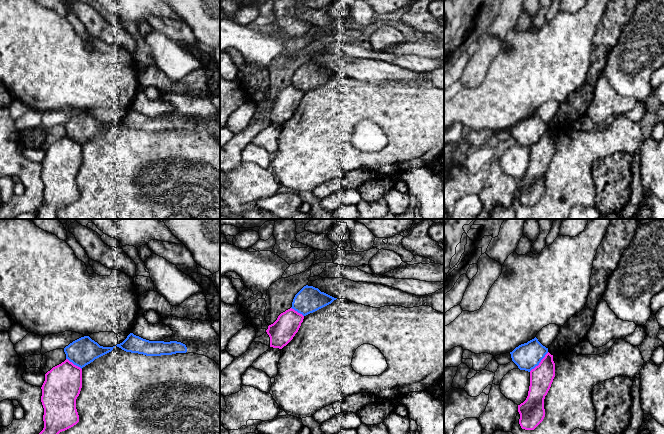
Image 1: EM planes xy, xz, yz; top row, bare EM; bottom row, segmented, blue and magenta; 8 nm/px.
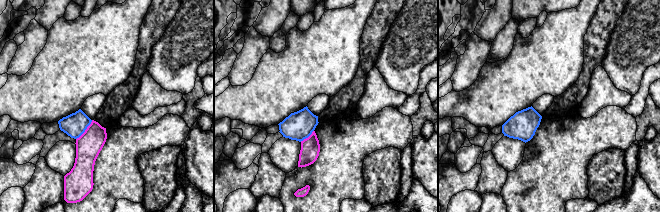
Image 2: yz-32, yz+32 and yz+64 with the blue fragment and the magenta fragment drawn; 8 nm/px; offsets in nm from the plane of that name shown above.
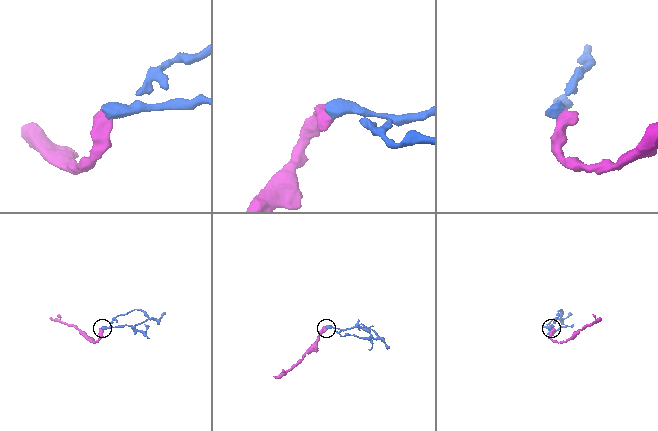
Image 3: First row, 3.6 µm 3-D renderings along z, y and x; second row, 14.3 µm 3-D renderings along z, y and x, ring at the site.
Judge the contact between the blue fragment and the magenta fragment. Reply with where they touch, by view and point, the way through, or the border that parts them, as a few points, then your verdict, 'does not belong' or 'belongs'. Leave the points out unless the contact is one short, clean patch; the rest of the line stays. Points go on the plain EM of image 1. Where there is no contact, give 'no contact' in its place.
contact yz (539, 138); border yz (548, 128), (529, 147); does not belong

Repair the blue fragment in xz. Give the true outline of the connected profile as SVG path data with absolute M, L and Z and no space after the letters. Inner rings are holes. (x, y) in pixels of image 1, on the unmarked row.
M306 61L295 71L291 84L306 92L331 80L336 75L318 64Z

